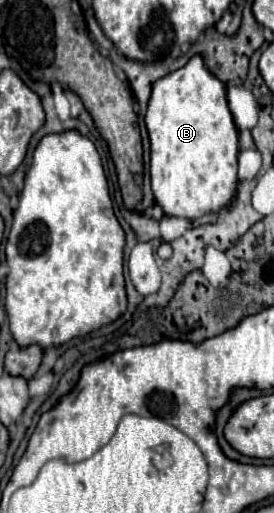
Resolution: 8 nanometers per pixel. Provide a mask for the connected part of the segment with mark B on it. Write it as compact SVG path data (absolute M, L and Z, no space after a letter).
M194 56L184 68L160 78L154 84L146 112L146 128L150 134L150 174L156 204L166 216L196 220L204 214L226 208L236 196L238 166L238 130L226 102L226 86L210 74L200 56Z

